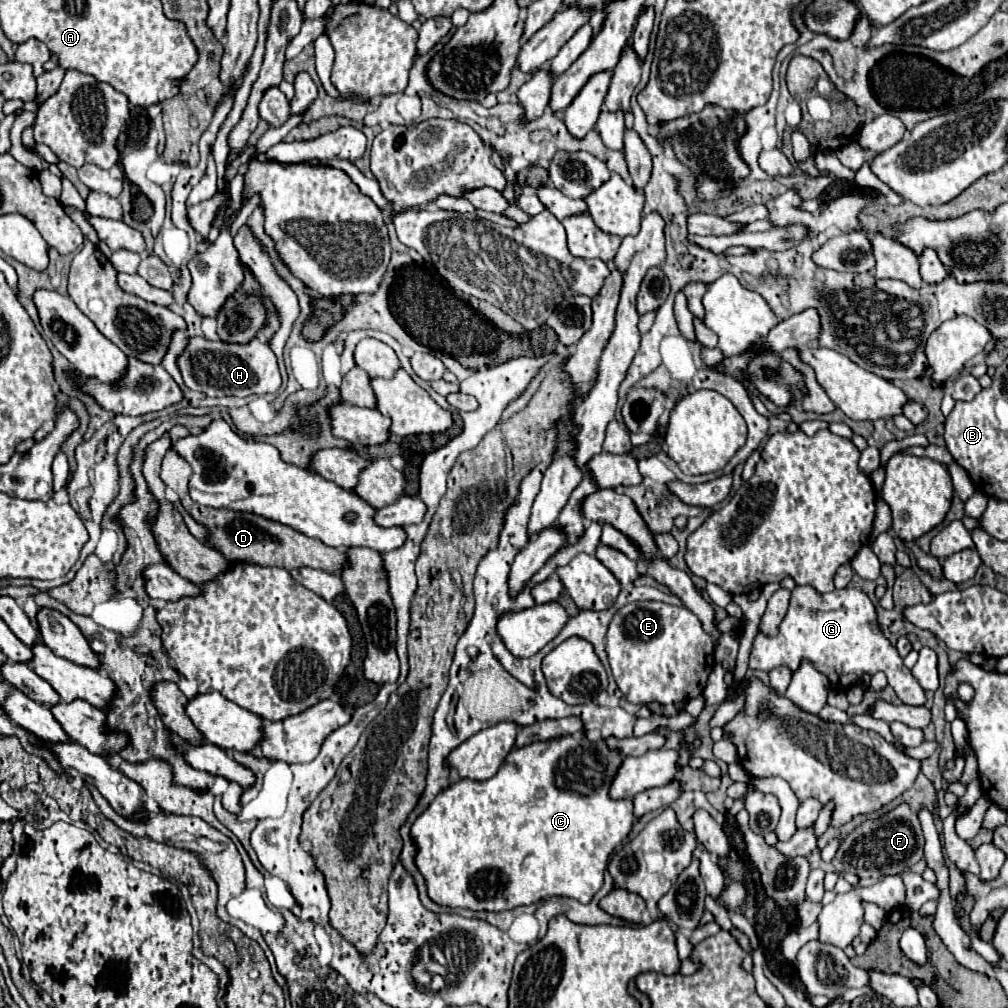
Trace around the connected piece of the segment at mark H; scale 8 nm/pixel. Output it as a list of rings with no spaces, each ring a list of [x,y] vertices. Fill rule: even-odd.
[[[192,336],[188,338],[184,352],[178,356],[178,368],[184,384],[206,396],[252,396],[276,392],[280,388],[276,356],[258,338],[252,338],[246,344],[230,344],[220,338],[208,340],[204,336]]]

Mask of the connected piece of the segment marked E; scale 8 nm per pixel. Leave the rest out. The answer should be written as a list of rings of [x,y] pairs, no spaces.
[[[634,602],[624,606],[612,620],[606,634],[606,652],[612,676],[622,694],[632,704],[682,704],[704,692],[708,674],[714,668],[714,644],[702,630],[700,620],[686,606],[672,606],[664,602]]]

